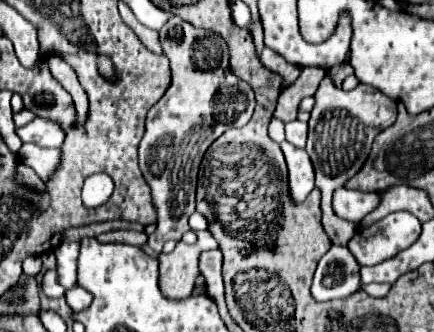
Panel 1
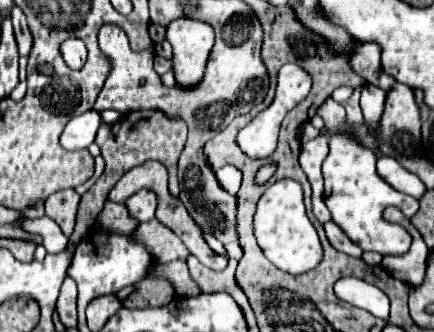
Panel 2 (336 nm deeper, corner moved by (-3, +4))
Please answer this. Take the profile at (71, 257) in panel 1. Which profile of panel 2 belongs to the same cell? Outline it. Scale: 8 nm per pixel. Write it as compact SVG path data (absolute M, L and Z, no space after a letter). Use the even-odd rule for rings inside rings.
M143 189L143 191L135 193L135 195L129 197L125 203L127 203L129 215L131 215L135 221L139 221L139 223L151 221L151 219L155 217L157 199L155 199L155 193L149 191L149 189Z

